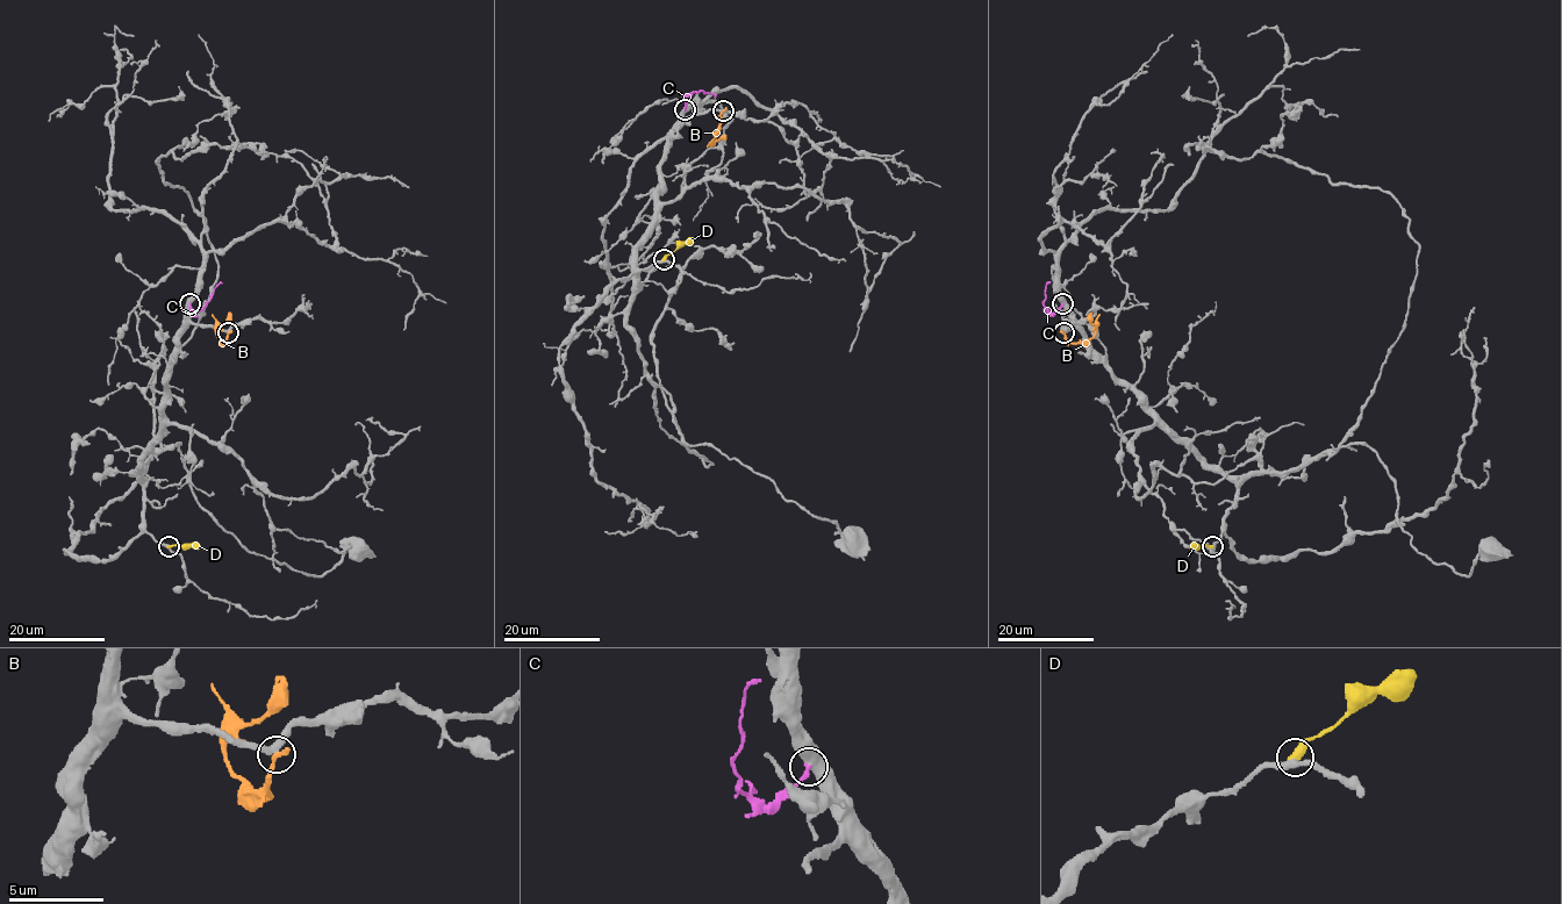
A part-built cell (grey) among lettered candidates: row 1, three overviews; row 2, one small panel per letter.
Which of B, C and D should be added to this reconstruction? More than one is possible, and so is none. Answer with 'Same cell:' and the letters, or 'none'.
Same cell: none

